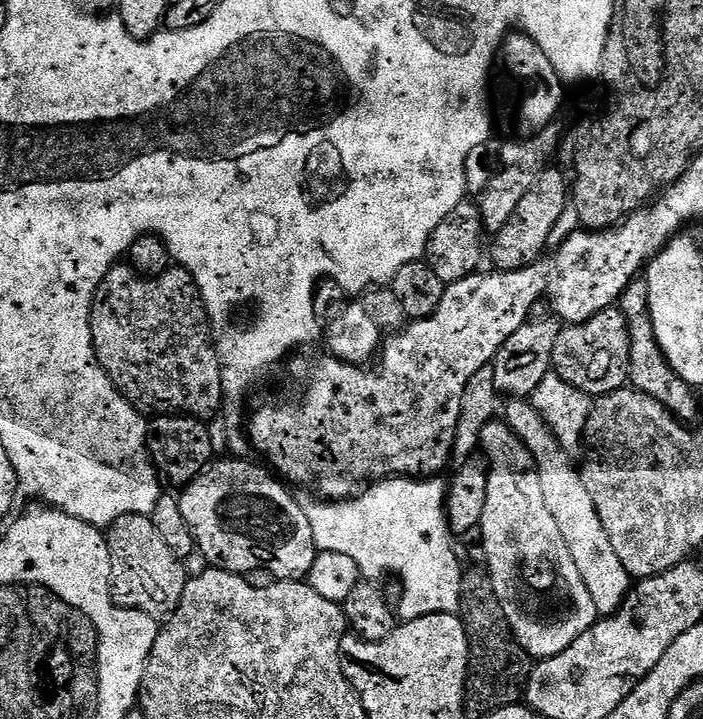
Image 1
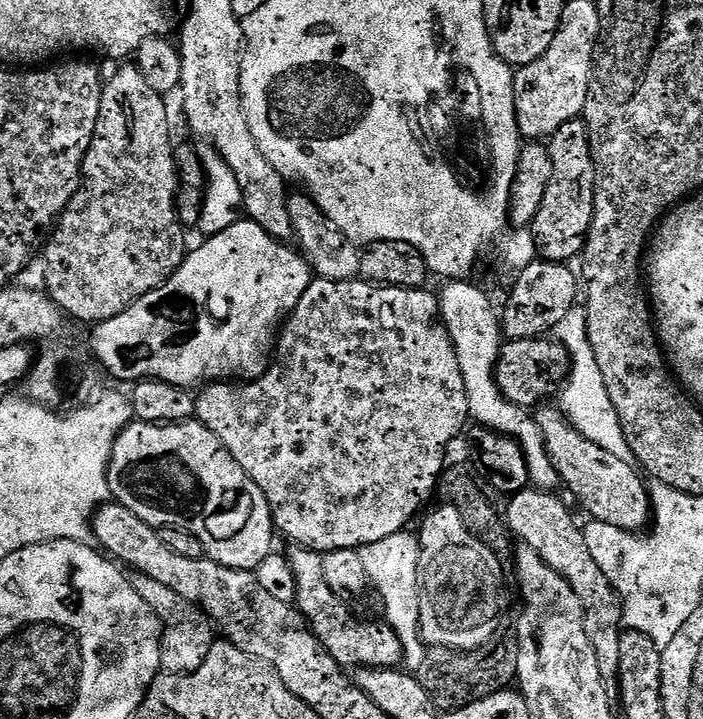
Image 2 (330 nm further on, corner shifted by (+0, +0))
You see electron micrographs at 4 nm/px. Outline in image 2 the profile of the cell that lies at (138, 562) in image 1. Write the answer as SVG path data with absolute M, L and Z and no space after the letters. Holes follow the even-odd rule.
M136 574L131 577L131 581L134 590L138 590L142 602L146 602L146 606L150 606L152 613L160 620L162 629L161 669L174 676L185 676L198 670L198 666L206 662L206 654L210 654L212 645L218 639L217 629L208 619L208 615L198 606L186 602L186 598L174 594L170 586L162 586L162 582L154 582L154 578Z

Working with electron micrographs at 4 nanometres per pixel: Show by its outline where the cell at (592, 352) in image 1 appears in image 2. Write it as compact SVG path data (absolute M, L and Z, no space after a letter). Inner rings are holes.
M537 338L534 340L508 340L507 343L503 345L503 348L500 351L500 356L497 358L495 381L496 384L499 386L501 393L506 397L506 399L508 399L510 402L514 404L519 404L524 409L528 410L533 407L531 404L537 403L536 405L539 405L541 402L544 402L544 401L539 402L539 400L544 400L547 398L547 396L552 396L552 395L553 395L552 397L555 397L557 393L559 393L561 389L563 389L570 375L570 369L572 366L572 357L570 355L569 349L567 350L564 349L563 346L560 345L559 343L563 344L559 339L556 338Z

